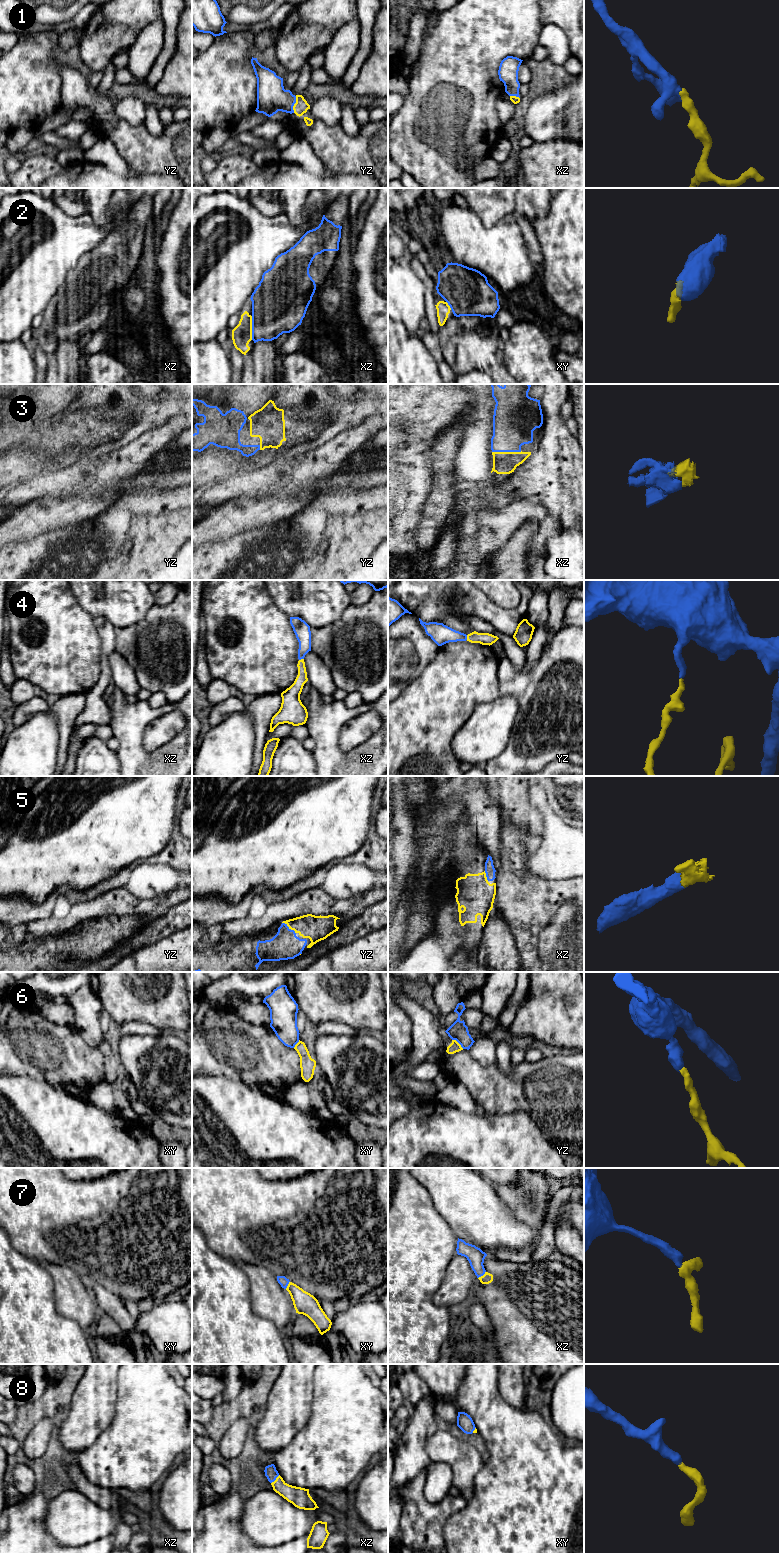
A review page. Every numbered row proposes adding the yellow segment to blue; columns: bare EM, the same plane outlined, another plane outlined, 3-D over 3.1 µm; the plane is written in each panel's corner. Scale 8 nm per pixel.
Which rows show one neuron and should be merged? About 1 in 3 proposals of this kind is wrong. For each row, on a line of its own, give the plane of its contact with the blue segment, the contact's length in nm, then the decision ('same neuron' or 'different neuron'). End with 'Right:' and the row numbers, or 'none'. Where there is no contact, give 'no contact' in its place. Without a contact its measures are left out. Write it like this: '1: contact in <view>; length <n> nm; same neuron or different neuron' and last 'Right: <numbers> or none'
1: contact in yz; length 140 nm; same neuron
2: contact in xz; length 190 nm; same neuron
3: contact in xz; length 240 nm; same neuron
4: contact in xz; length 40 nm; same neuron
5: contact in yz; length 140 nm; same neuron
6: contact in yz; length 120 nm; different neuron
7: contact in xz; length 90 nm; same neuron
8: contact in xz; length 100 nm; same neuron
Right: 1, 2, 3, 4, 5, 7, 8

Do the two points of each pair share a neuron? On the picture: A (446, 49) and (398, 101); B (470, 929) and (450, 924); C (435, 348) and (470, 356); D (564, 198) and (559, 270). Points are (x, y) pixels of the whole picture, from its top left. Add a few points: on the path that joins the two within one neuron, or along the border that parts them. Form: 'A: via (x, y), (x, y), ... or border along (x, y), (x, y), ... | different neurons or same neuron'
A: border along (404, 98), (404, 104), (398, 112) | different neurons
B: border along (462, 926), (462, 944), (460, 946) | different neurons
C: border along (438, 332), (441, 354), (444, 359) | different neurons
D: via (565, 216), (565, 252) | same neuron

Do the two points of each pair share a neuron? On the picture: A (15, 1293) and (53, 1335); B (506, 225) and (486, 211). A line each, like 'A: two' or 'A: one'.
A: one
B: two

